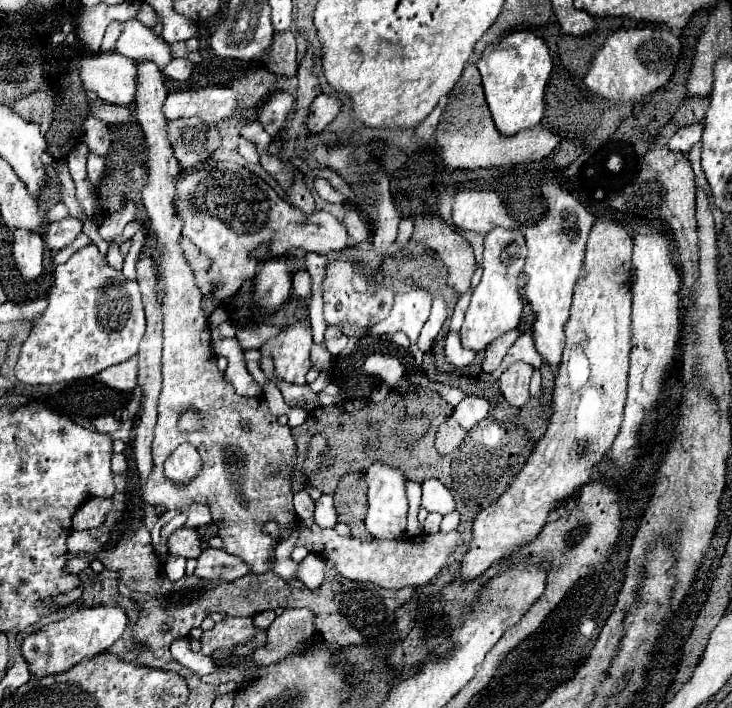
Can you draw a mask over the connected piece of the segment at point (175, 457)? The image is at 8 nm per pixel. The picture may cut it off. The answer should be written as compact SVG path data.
M182 444L166 460L164 474L172 482L190 482L190 478L196 476L196 472L198 472L200 466L202 466L202 462L198 458L196 448L190 446L190 444Z

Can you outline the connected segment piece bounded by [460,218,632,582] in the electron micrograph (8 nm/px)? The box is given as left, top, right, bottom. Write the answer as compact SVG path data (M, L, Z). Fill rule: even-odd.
M608 218L598 220L588 236L588 248L586 248L586 276L582 282L578 282L574 290L574 302L572 302L572 314L564 328L566 332L566 346L562 352L560 372L556 376L556 388L554 388L554 412L550 418L550 426L542 440L538 442L536 450L528 456L522 470L512 478L506 492L488 508L480 510L472 524L472 542L468 546L468 552L464 554L460 562L460 580L470 582L482 572L486 572L492 564L496 564L506 552L526 546L532 542L542 526L546 524L546 518L552 508L556 508L558 502L570 498L582 484L586 484L596 464L604 458L608 448L612 446L624 414L626 404L626 388L628 388L628 364L630 364L630 350L632 350L632 330L630 330L630 312L632 312L632 294L628 290L628 274L630 274L630 258L632 258L632 238L628 230Z

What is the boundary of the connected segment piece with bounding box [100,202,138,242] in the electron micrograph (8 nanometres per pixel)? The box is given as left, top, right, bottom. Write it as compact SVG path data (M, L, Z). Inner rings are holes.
M126 202L128 206L124 206L120 212L114 212L114 214L110 214L108 218L104 218L104 222L102 222L102 226L100 226L100 234L102 234L102 238L106 240L106 242L110 242L116 234L120 234L122 230L124 230L124 226L128 224L128 222L132 222L134 220L134 216L136 216L136 204L134 202Z

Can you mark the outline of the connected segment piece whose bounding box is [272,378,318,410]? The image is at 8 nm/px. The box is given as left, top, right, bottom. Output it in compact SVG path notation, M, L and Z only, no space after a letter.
M272 378L276 384L278 384L278 388L282 390L282 394L284 394L284 400L286 400L286 404L290 406L292 402L298 402L304 410L312 410L312 408L316 408L318 406L318 396L304 384L304 386L290 386L288 382L282 382L282 380L278 380L278 378Z

